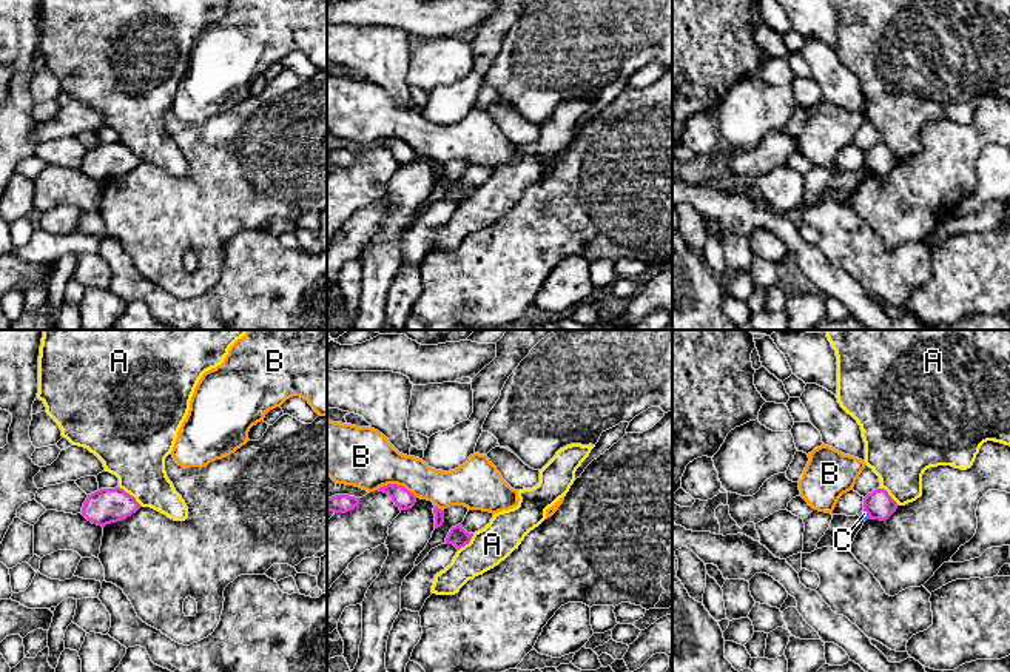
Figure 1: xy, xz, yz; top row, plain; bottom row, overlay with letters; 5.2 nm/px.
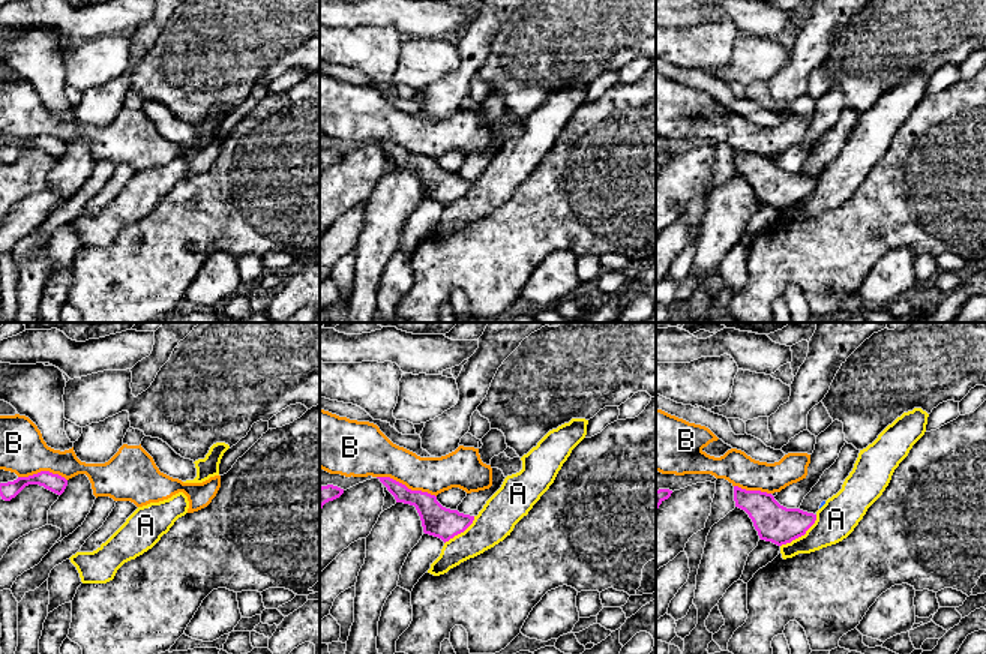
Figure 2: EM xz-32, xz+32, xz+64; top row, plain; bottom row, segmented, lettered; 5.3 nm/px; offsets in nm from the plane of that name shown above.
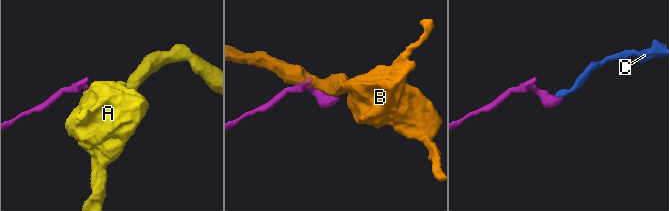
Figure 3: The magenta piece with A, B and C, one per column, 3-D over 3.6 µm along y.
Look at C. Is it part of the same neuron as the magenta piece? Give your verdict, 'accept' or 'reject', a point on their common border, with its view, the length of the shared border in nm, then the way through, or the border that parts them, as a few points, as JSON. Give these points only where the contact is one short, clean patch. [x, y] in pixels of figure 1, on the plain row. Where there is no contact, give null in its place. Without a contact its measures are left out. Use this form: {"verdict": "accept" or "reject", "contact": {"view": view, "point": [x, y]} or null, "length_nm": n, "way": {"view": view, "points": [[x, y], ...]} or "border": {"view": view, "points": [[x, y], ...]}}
{"verdict": "reject", "contact": {"view": "yz", "point": [867, 167]}, "length_nm": 70, "border": {"view": "yz", "points": [[864, 164], [870, 173]]}}

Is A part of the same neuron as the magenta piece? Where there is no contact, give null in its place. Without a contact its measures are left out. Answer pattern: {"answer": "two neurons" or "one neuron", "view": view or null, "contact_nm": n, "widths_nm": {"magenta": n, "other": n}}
{"answer": "two neurons", "view": "xy", "contact_nm": 170, "widths_nm": {"magenta": 190, "other": 340}}

